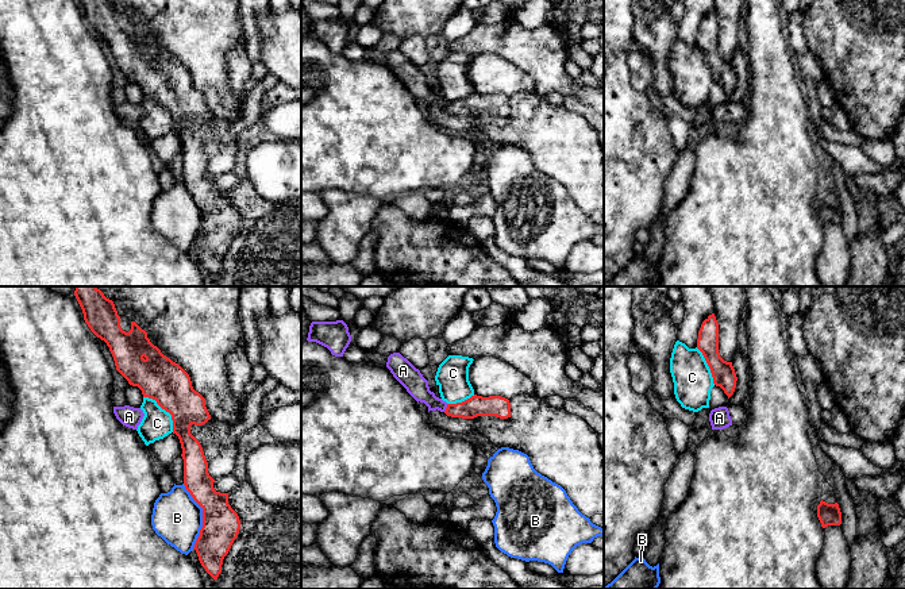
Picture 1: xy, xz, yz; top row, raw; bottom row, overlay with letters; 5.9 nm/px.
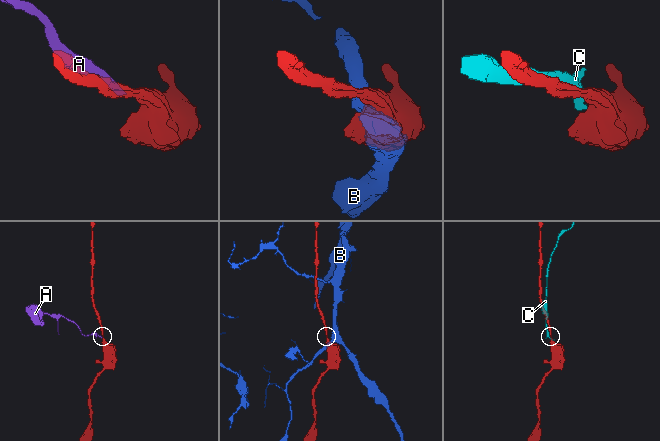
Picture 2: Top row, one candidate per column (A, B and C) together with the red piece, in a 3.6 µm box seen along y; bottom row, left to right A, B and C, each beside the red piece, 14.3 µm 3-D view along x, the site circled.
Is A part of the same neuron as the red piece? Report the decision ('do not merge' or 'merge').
do not merge

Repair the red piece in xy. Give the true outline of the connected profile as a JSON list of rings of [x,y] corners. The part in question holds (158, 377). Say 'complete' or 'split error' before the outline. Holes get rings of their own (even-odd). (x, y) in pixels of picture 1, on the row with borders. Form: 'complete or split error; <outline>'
complete; [[[76,286],[74,296],[90,331],[109,347],[116,370],[130,385],[138,386],[143,397],[155,400],[162,409],[172,415],[173,434],[178,436],[182,449],[184,485],[193,500],[203,508],[203,527],[193,550],[197,553],[201,566],[216,581],[222,573],[223,559],[238,538],[240,520],[228,504],[228,493],[215,490],[215,480],[208,473],[208,462],[203,447],[190,434],[192,424],[203,426],[211,419],[205,407],[205,399],[193,389],[189,374],[178,363],[163,355],[150,342],[147,332],[135,322],[131,322],[131,330],[128,332],[122,330],[120,316],[113,301],[107,299],[100,289],[96,286]]]

